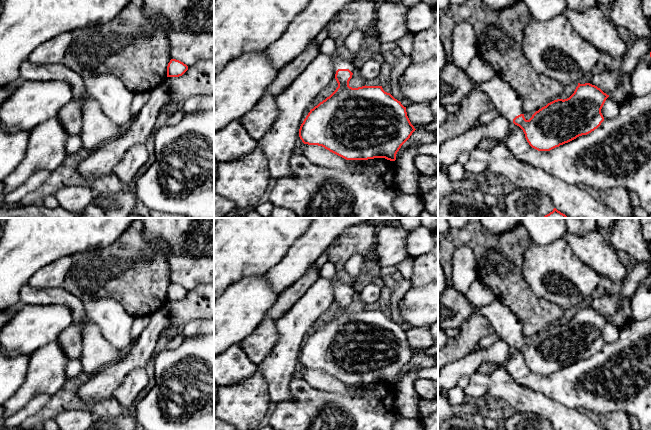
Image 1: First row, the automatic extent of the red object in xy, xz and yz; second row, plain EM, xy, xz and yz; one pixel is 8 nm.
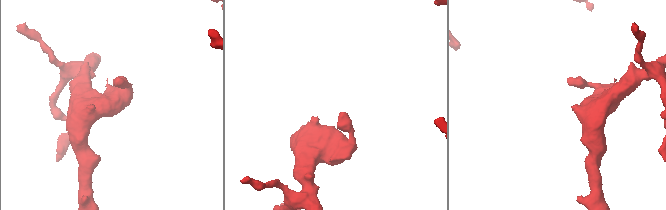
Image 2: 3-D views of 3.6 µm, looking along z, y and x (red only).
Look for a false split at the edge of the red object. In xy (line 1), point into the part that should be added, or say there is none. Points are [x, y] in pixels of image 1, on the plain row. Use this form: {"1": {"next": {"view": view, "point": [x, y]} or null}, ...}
{"1": {"next": null}}

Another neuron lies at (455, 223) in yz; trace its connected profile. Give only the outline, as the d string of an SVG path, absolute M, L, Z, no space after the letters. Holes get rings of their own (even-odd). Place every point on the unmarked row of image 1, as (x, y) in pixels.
M448 218L449 226L453 230L463 229L469 222L469 218Z

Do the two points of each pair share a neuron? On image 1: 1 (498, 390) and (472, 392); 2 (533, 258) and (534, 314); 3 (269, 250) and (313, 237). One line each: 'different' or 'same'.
1: same
2: different
3: different

